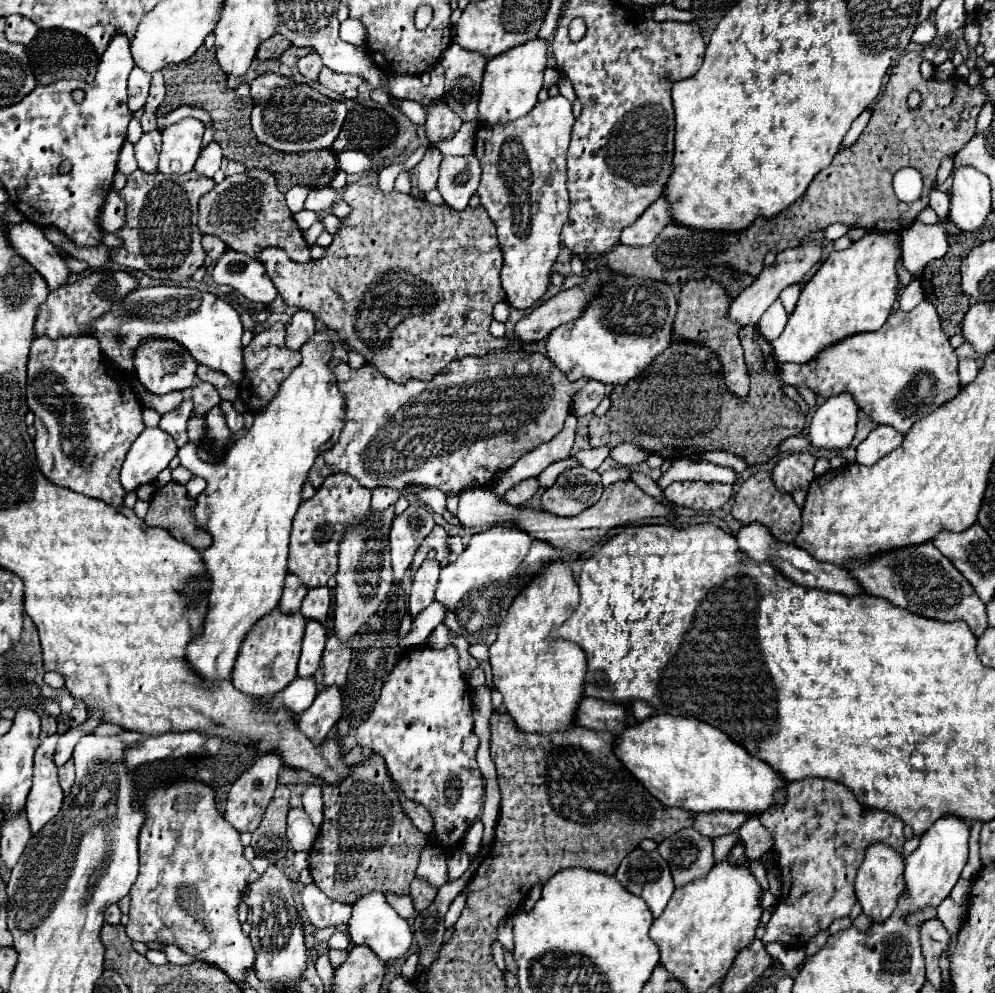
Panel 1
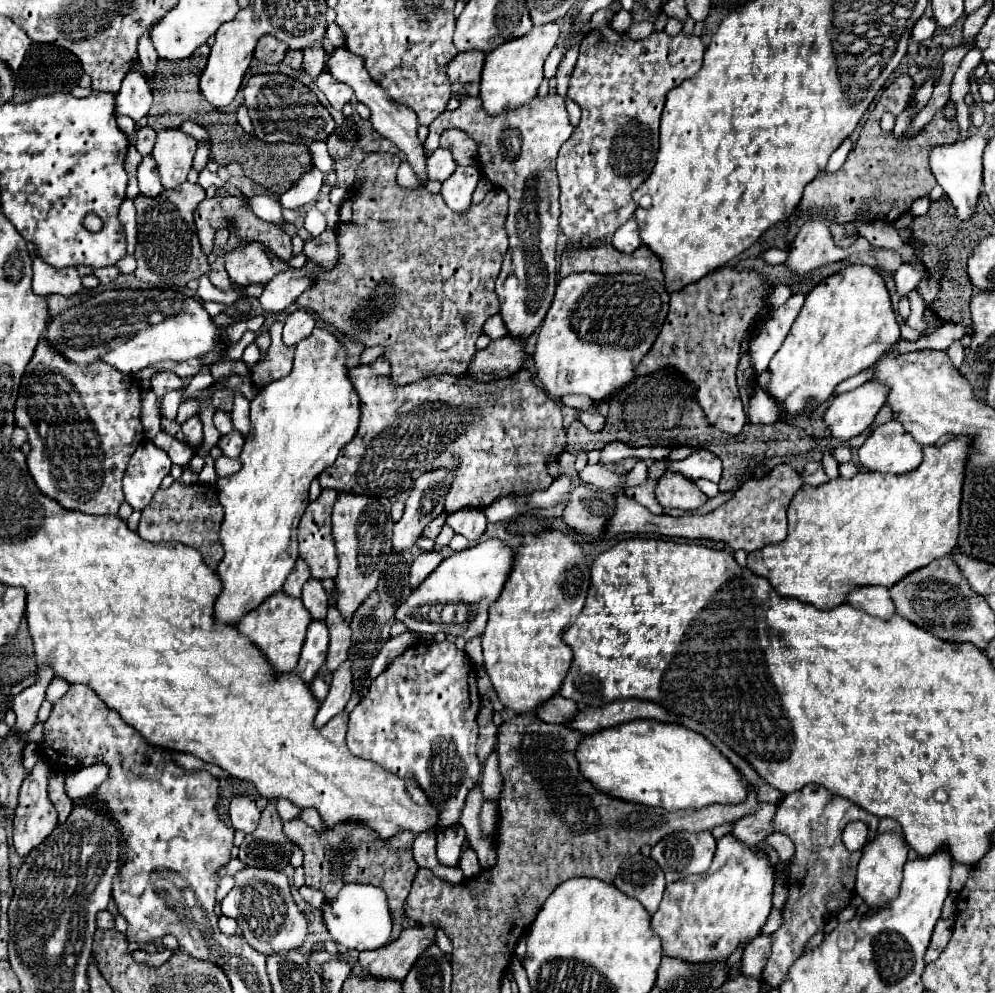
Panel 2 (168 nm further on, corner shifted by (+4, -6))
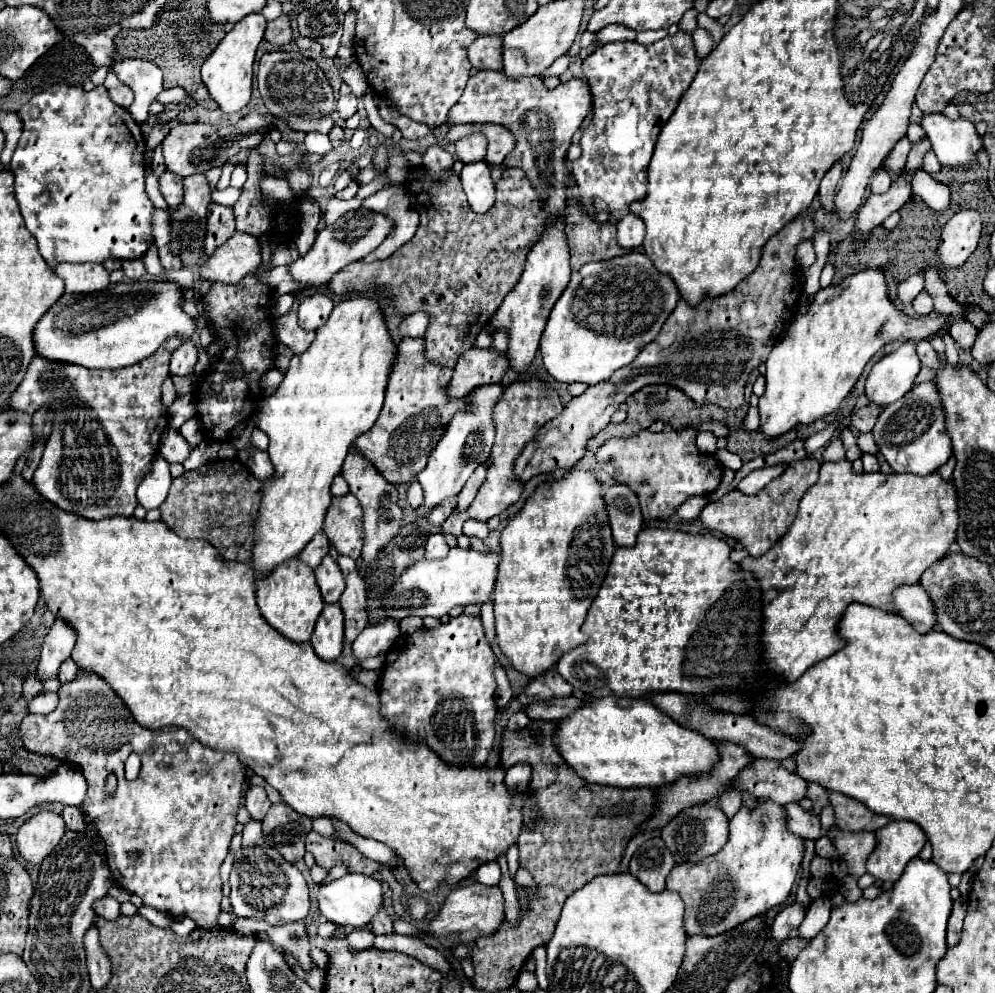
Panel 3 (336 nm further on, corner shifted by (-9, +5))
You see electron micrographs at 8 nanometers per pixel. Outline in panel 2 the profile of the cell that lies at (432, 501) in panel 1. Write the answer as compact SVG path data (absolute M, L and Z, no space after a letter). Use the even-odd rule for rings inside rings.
M460 509L446 517L446 523L460 535L464 535L468 541L480 539L480 535L486 529L486 515L482 509Z

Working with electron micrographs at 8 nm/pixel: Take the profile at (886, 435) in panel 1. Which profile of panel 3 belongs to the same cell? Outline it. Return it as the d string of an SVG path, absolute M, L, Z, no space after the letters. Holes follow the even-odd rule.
M933 380L915 384L895 404L889 404L887 408L883 408L873 428L873 436L883 458L893 468L893 472L927 476L927 474L937 472L951 458L953 446L945 428L943 414L945 410L943 410L943 404L939 400L939 390Z

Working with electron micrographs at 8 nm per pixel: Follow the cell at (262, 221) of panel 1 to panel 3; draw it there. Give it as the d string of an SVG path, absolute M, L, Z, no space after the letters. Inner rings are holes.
M211 204L211 212L207 216L207 234L205 234L205 244L203 244L205 254L211 256L211 252L215 252L219 244L225 244L233 232L235 232L233 208Z

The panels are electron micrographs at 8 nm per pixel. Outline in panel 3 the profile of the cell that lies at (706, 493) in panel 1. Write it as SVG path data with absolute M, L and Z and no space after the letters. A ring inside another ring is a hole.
M689 426L683 430L663 430L659 434L641 430L629 438L611 438L599 448L597 466L613 476L615 482L629 486L643 510L645 524L665 520L673 516L679 506L691 496L707 496L717 490L723 478L723 466L713 454L703 454L695 446L697 428Z

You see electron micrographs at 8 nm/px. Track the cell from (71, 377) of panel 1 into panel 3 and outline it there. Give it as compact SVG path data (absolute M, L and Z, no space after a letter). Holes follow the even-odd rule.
M171 336L147 360L115 372L87 370L75 364L47 364L39 356L31 360L9 404L27 414L41 406L55 412L53 432L33 476L33 486L47 502L87 520L133 516L137 486L151 472L161 434L167 430L161 384L169 376L169 358L179 344L181 338Z

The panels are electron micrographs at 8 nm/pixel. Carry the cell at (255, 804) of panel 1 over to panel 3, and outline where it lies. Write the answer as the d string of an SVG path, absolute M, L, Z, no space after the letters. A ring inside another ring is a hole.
M251 786L249 792L245 794L245 808L249 810L251 818L255 820L263 820L263 816L267 814L271 802L267 798L267 792L261 786Z

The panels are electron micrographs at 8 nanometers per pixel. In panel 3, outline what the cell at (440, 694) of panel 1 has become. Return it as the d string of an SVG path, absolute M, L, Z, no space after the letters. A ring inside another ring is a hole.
M461 614L457 618L451 618L447 624L439 626L439 628L421 628L413 634L403 634L399 636L399 640L395 640L395 644L391 646L391 650L387 652L387 658L385 658L385 666L383 666L383 678L381 678L381 690L379 690L379 696L381 696L381 714L391 722L395 724L397 728L405 730L409 734L409 740L415 740L415 742L423 742L427 744L431 750L435 750L445 762L449 764L483 764L487 760L487 754L493 746L493 740L495 740L495 714L497 714L497 702L495 702L495 666L497 666L497 658L485 638L485 630L483 630L483 624L481 624L481 618L479 616L473 616L473 614Z

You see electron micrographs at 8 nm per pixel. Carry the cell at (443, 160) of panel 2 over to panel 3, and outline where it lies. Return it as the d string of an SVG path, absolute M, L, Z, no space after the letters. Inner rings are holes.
M483 132L467 134L461 140L457 140L457 144L455 144L455 154L465 164L485 160L485 152L487 152L487 138Z

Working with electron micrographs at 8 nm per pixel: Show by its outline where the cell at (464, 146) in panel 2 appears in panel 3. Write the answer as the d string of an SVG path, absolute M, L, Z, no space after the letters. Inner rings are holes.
M459 124L459 126L453 126L451 132L447 134L449 140L459 140L463 134L467 132L483 132L489 140L489 148L487 148L487 164L503 164L503 160L507 158L507 154L515 148L515 136L513 132L509 132L505 126L499 126L499 124Z

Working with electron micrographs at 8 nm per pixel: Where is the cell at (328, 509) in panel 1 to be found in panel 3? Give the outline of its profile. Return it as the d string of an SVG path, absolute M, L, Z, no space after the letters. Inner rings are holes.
M353 494L333 498L323 530L339 554L359 558L363 548L363 508Z

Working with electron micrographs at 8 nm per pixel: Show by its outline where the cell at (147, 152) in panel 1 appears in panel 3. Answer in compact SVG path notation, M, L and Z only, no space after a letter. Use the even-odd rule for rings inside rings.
M165 172L159 178L159 186L161 186L161 194L165 198L165 202L169 204L169 208L179 208L179 204L183 202L183 178L175 176L173 172Z

